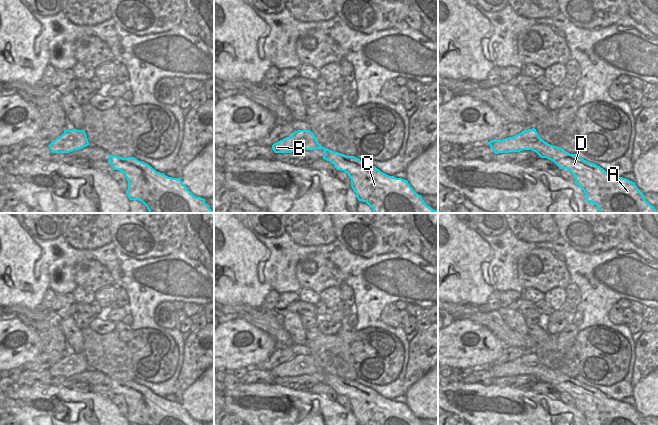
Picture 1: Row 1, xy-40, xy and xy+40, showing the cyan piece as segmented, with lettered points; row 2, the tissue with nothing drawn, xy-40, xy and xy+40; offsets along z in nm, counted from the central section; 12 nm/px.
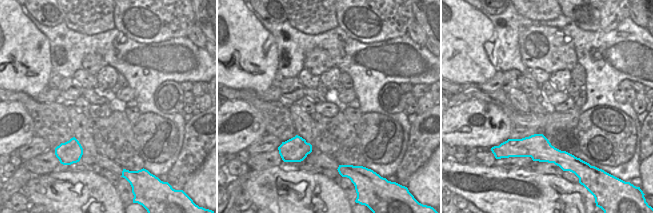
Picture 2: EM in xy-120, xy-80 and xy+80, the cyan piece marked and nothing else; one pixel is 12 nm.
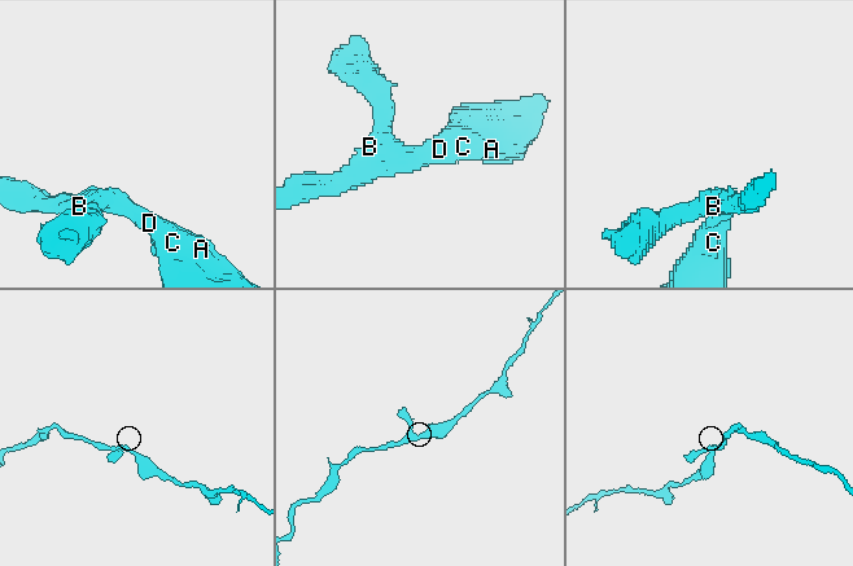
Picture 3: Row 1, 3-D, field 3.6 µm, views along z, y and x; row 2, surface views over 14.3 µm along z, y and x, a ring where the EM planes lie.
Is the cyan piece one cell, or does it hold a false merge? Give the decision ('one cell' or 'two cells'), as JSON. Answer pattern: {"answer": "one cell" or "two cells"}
{"answer": "one cell"}

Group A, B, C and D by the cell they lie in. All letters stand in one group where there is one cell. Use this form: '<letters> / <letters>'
A B C D

